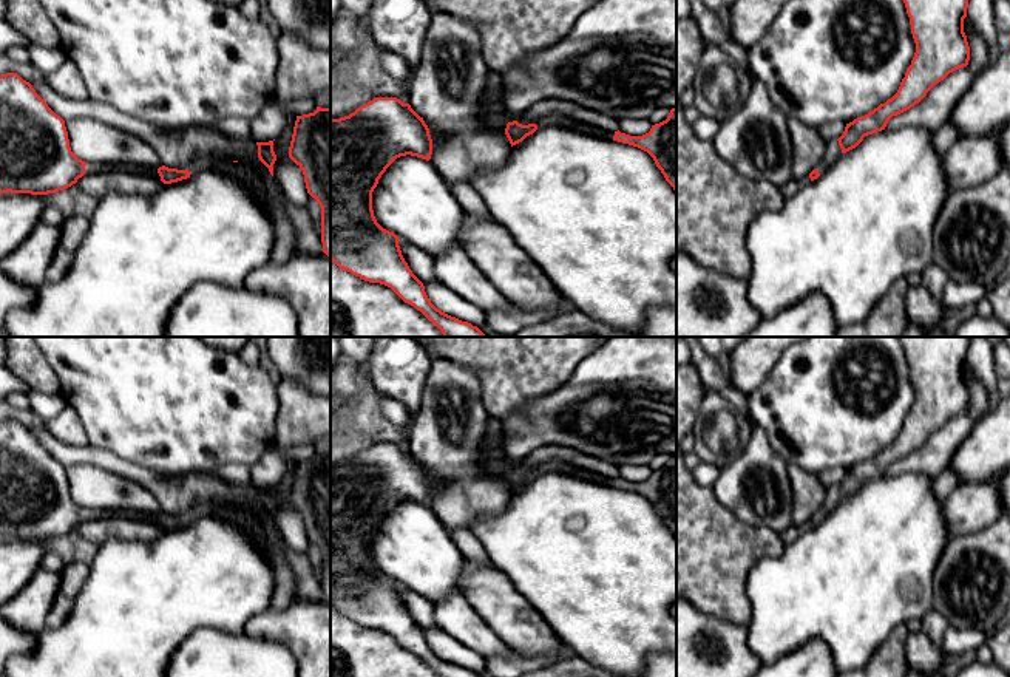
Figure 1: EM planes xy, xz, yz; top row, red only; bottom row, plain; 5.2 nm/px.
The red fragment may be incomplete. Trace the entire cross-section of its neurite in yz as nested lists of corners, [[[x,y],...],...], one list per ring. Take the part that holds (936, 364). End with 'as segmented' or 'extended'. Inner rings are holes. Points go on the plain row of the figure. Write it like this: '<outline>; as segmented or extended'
[[[899,337],[899,340],[910,363],[916,399],[897,439],[868,461],[846,470],[839,485],[828,487],[815,515],[780,535],[785,546],[817,526],[865,482],[885,476],[893,462],[919,450],[950,419],[968,411],[970,393],[964,365],[971,337]]]; extended

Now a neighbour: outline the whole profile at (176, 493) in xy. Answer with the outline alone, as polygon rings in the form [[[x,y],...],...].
[[[43,427],[31,428],[36,439],[65,468],[85,464],[120,475],[150,490],[161,502],[162,512],[182,516],[196,499],[210,499],[246,509],[266,527],[272,527],[269,515],[258,504],[258,492],[252,484],[235,485],[208,471],[173,475],[156,471],[127,461],[108,450],[90,444],[73,445],[57,439]]]

